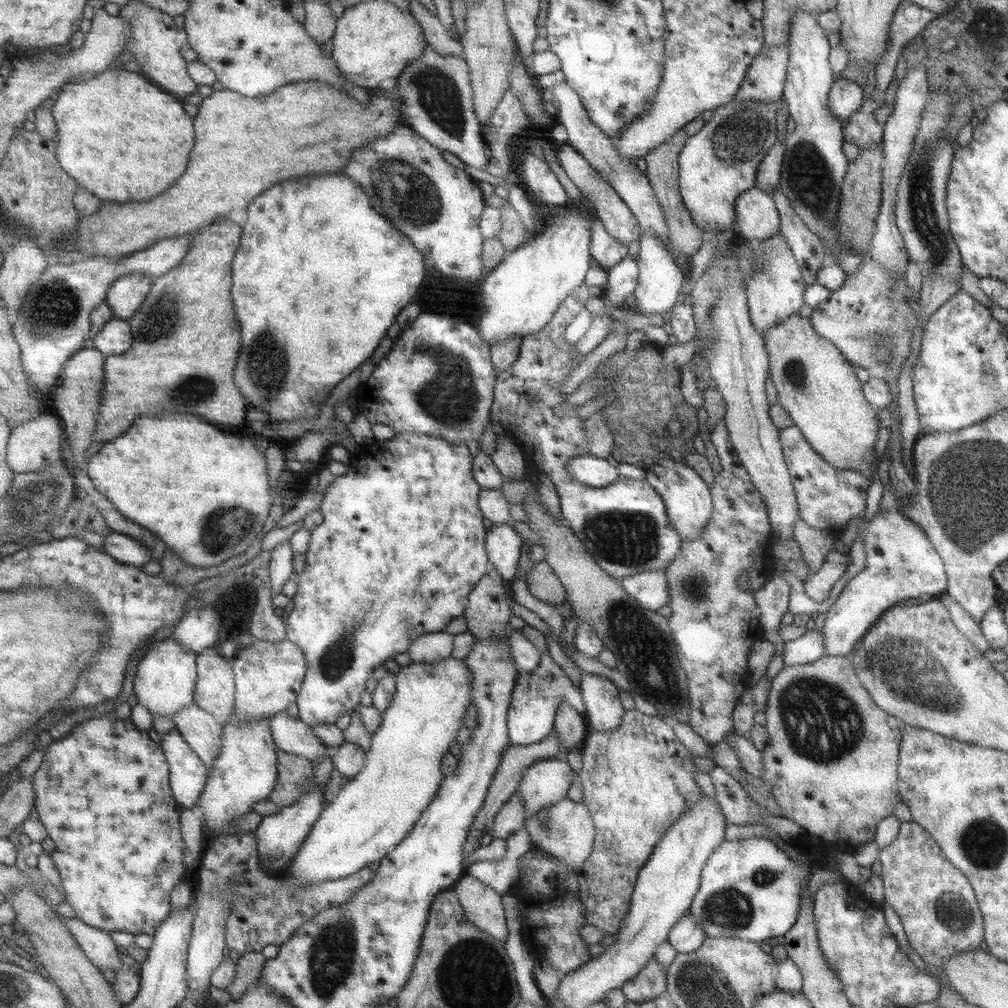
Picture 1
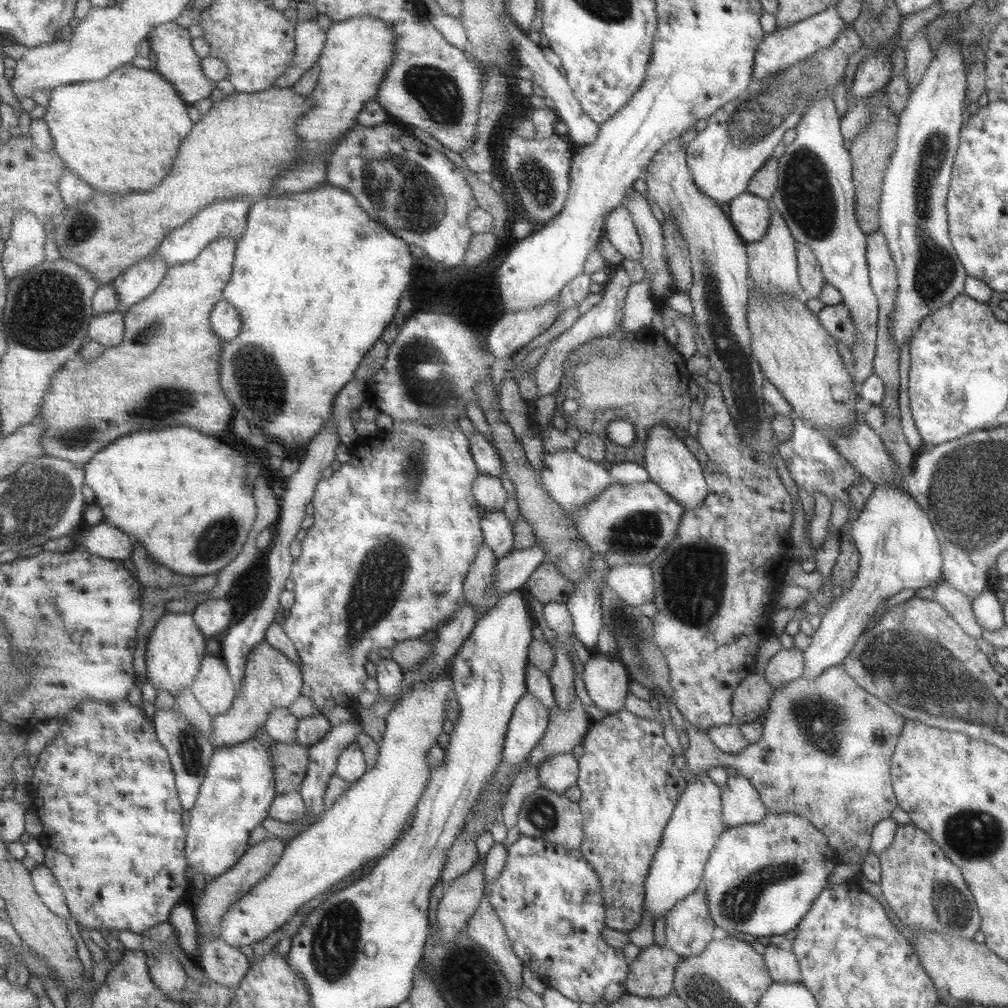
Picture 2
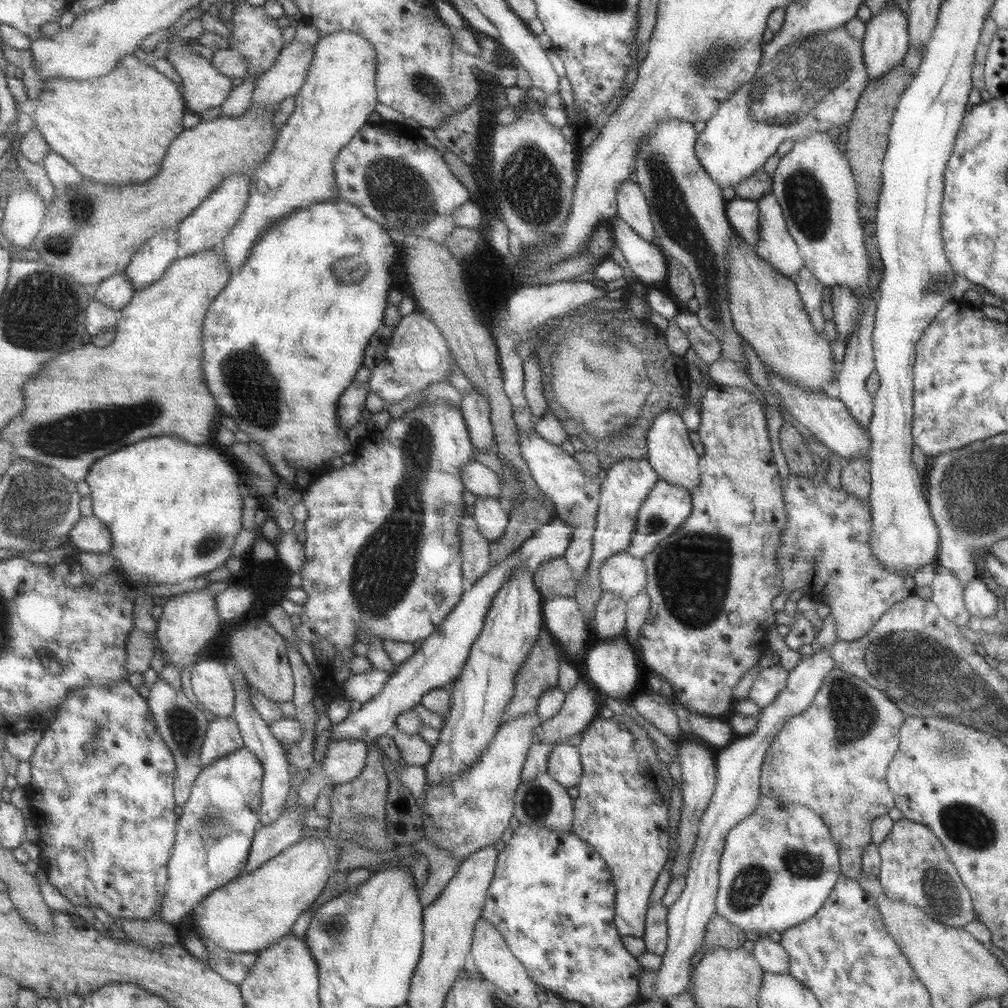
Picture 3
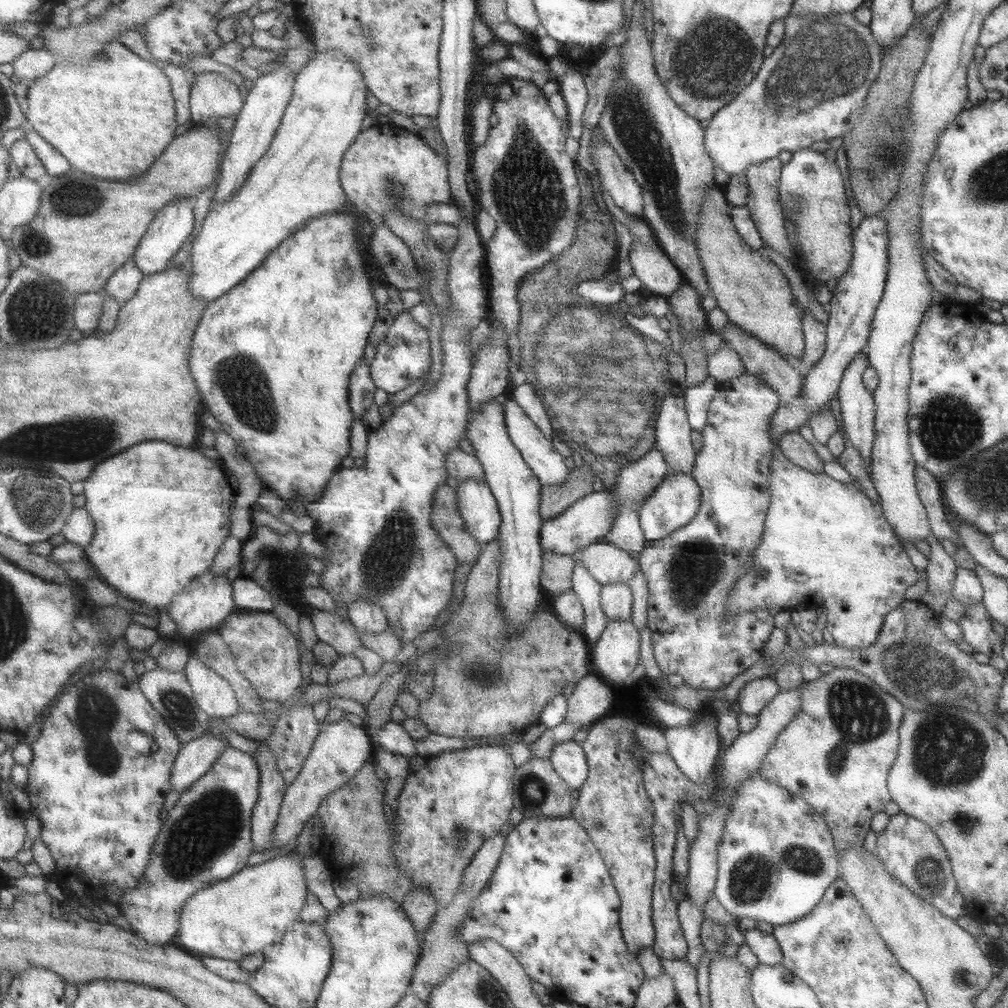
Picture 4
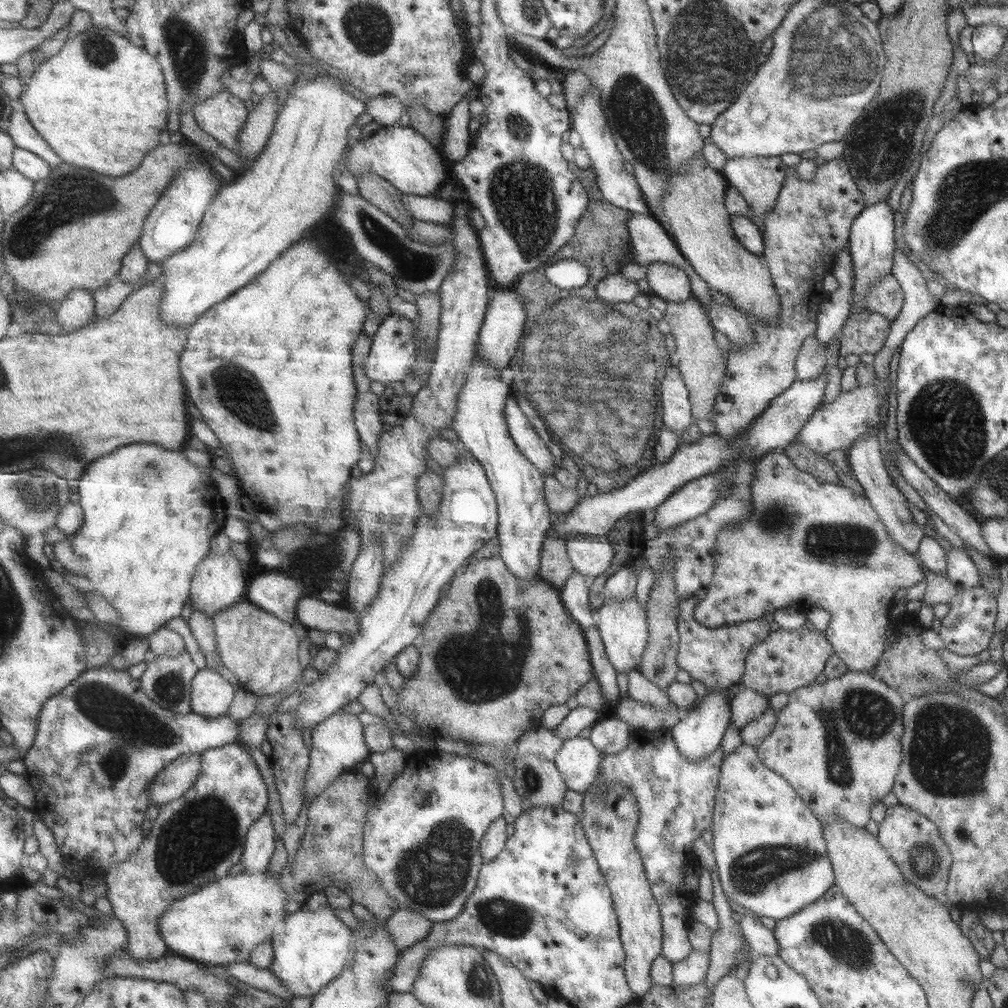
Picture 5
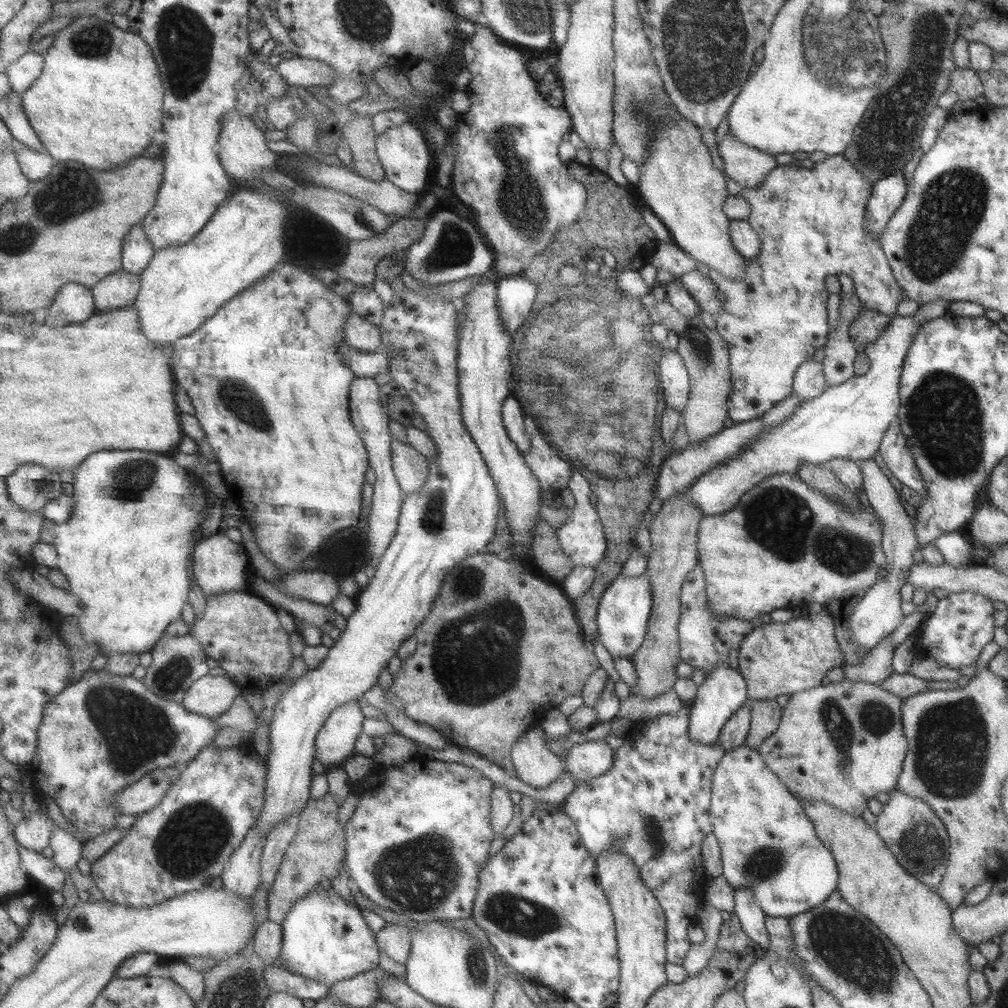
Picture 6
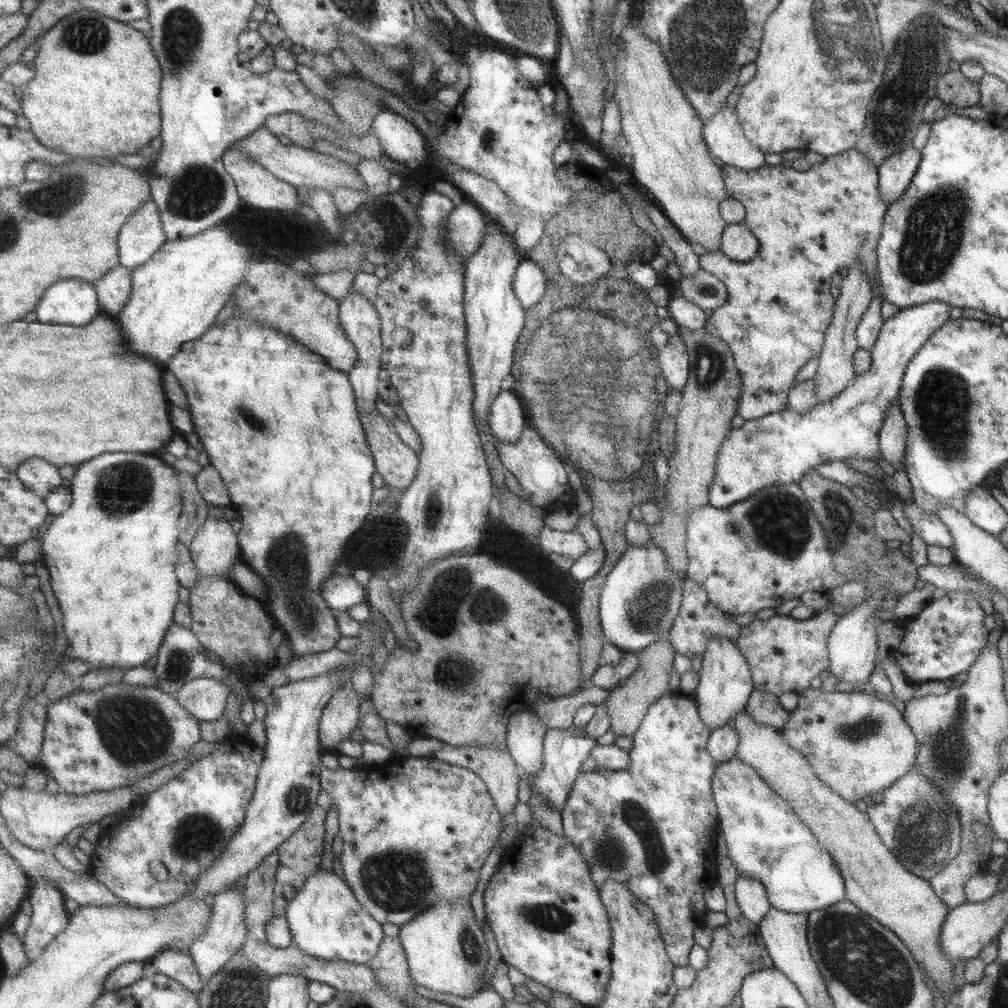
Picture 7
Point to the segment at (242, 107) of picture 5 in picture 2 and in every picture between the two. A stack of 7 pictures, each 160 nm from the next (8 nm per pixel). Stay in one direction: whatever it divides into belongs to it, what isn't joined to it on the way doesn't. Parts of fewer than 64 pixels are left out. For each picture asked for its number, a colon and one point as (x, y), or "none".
2: (179, 62)
3: (206, 87)
4: (214, 96)

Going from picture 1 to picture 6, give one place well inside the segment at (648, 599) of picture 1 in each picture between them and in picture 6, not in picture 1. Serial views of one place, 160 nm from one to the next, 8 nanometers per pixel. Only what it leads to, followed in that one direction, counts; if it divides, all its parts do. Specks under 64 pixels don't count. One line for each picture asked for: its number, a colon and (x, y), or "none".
2: (634, 584)
3: (626, 576)
4: (609, 565)
5: (590, 555)
6: (582, 538)

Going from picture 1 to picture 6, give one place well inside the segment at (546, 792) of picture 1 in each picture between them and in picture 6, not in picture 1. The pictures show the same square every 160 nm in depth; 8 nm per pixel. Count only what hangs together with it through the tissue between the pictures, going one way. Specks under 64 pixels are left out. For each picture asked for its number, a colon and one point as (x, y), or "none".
2: (558, 773)
3: (564, 765)
4: (568, 758)
5: (578, 760)
6: (591, 759)

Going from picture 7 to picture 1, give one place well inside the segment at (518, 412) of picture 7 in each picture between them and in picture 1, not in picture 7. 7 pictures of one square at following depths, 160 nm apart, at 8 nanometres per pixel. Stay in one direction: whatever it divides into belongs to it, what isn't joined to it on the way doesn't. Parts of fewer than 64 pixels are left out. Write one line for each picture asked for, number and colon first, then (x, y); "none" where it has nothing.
1: (589, 469)
2: (571, 479)
3: (576, 497)
4: (547, 463)
5: (525, 436)
6: (513, 414)

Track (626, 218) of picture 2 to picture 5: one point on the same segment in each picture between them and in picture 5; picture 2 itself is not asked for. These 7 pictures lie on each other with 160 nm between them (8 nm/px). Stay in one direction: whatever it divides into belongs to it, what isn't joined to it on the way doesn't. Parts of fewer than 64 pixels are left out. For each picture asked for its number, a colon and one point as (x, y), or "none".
3: (647, 261)
4: (658, 275)
5: (671, 283)

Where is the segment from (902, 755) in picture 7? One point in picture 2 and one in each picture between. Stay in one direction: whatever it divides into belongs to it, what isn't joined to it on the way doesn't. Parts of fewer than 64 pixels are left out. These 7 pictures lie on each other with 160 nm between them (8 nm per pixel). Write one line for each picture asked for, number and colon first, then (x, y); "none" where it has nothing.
2: (825, 754)
3: (833, 757)
4: (836, 754)
5: (838, 744)
6: (844, 743)

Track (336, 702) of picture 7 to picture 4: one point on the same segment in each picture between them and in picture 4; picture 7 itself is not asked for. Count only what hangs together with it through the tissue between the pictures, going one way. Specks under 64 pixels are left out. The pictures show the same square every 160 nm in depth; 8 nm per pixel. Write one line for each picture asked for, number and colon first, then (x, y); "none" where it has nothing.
4: (341, 749)
5: (337, 745)
6: (335, 743)

